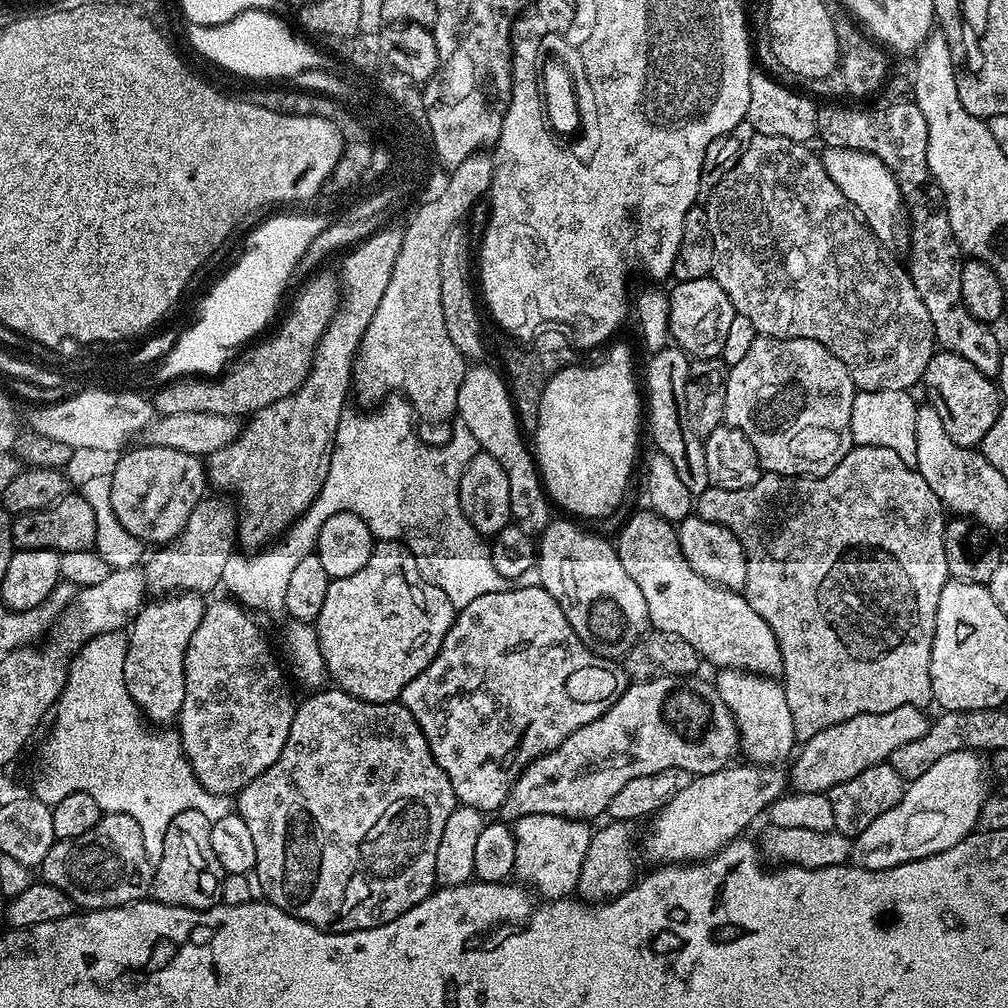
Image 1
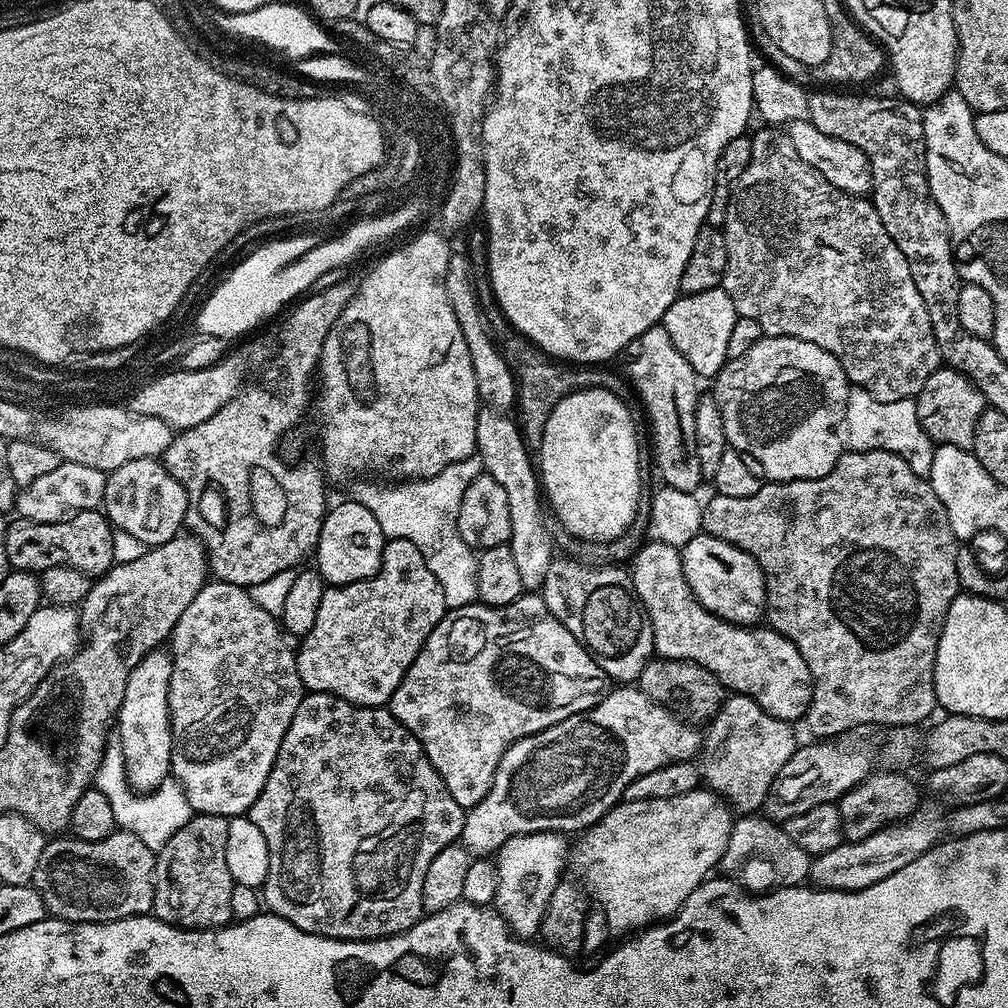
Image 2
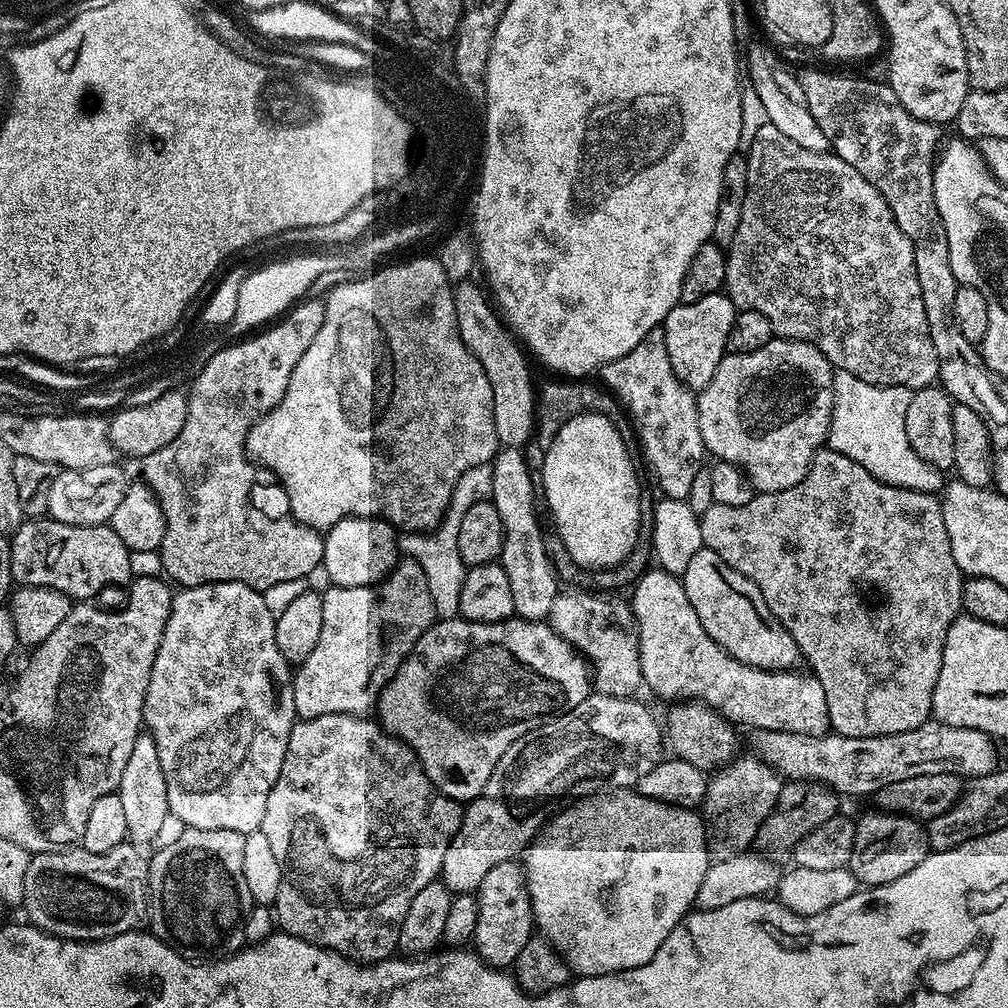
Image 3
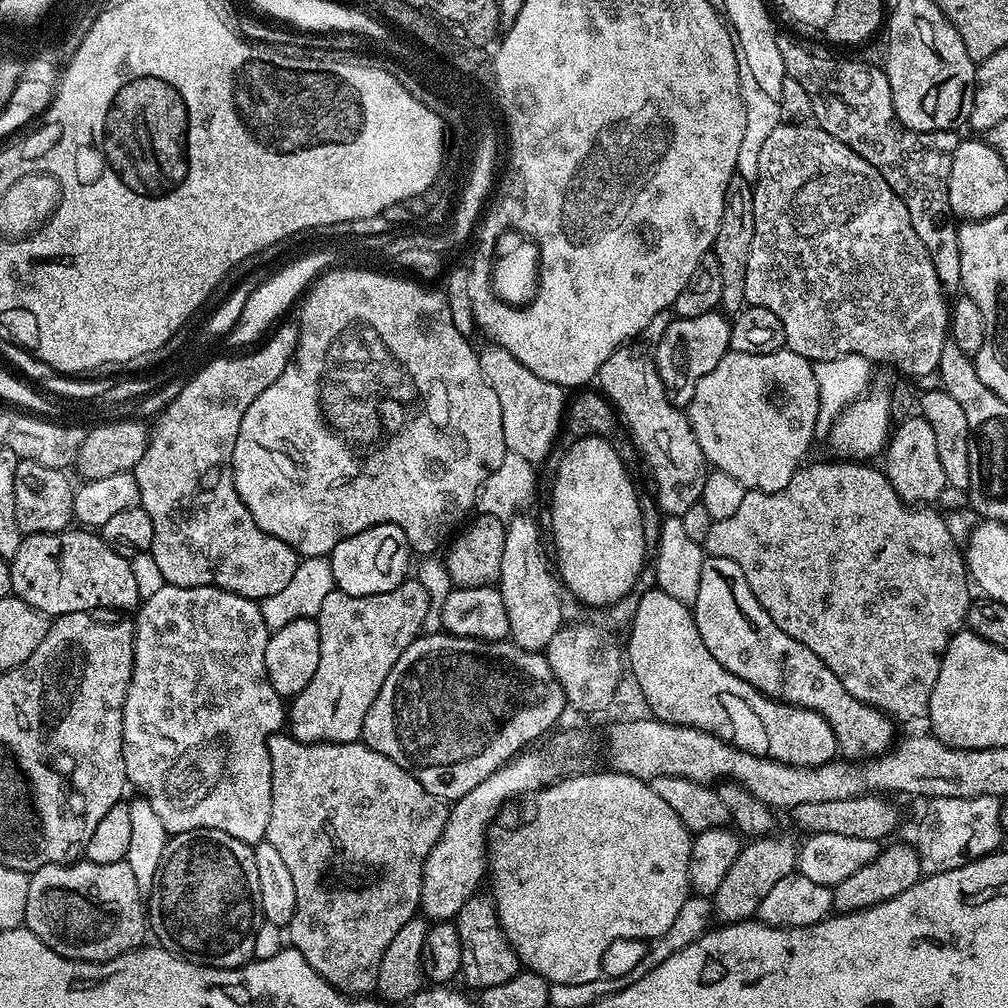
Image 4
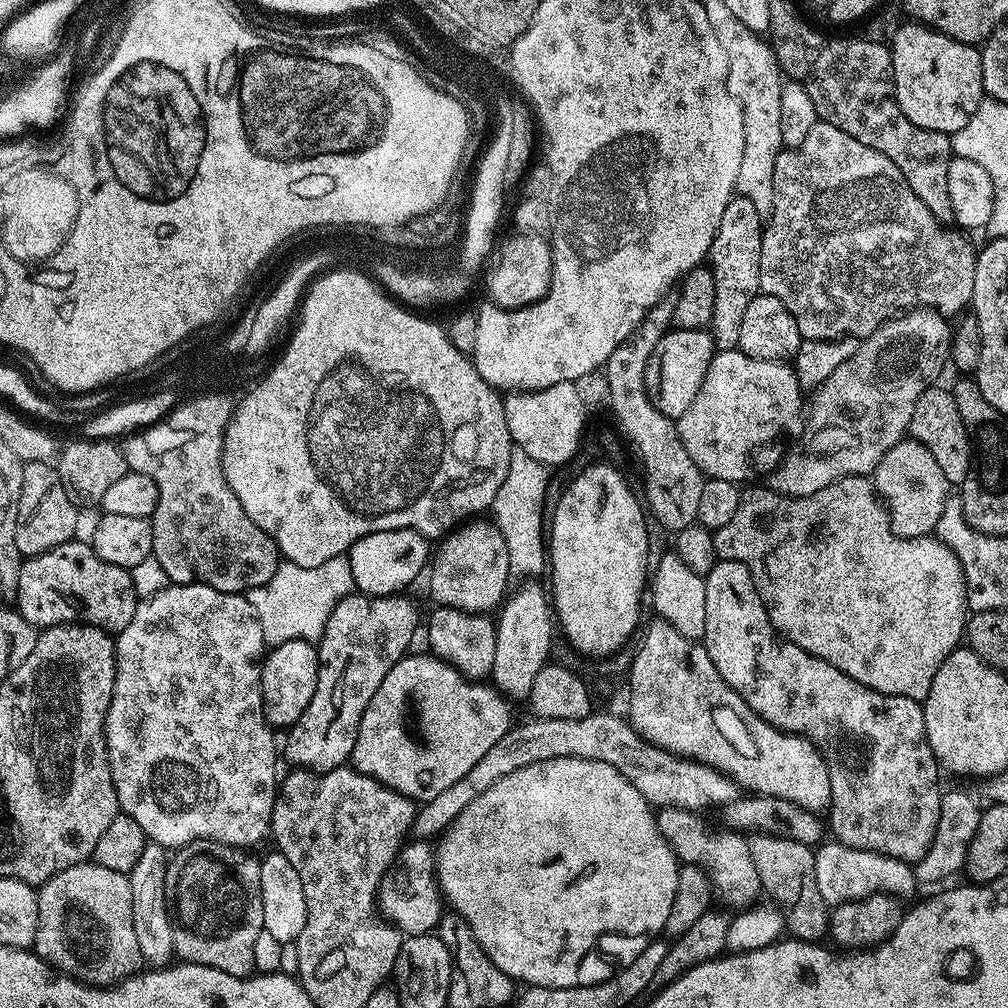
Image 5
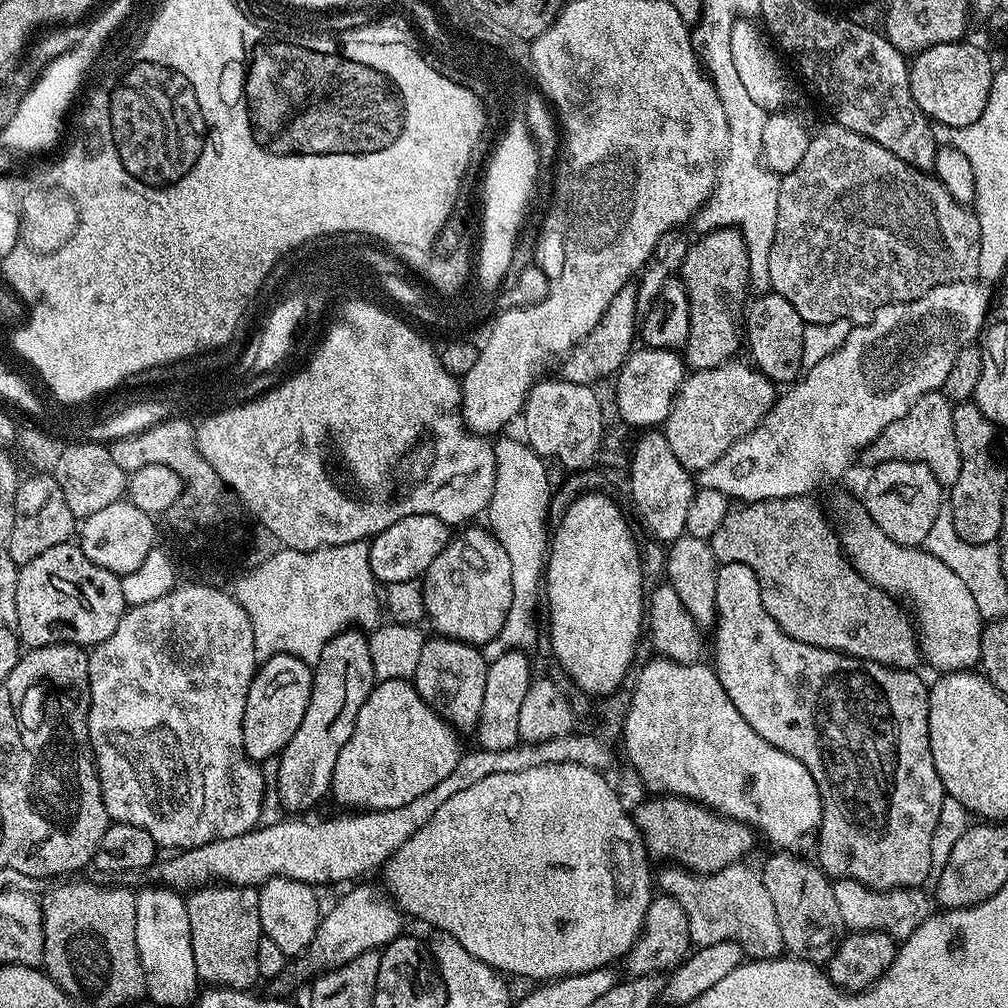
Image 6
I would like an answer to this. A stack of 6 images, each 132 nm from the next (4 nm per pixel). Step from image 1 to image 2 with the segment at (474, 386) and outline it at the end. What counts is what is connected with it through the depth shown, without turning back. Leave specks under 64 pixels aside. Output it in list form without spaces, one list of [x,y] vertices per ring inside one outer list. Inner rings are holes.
[[[491,406],[481,407],[480,413],[478,414],[478,426],[476,427],[476,452],[482,458],[484,463],[484,470],[487,475],[494,478],[494,482],[498,482],[498,486],[502,486],[502,490],[506,490],[506,506],[510,506],[510,530],[512,531],[512,538],[508,541],[507,546],[514,554],[514,563],[516,569],[518,570],[519,577],[522,578],[522,586],[525,590],[540,590],[544,587],[544,579],[546,578],[546,570],[550,570],[554,559],[554,553],[552,553],[552,536],[548,533],[548,524],[544,521],[544,512],[540,509],[540,500],[542,504],[542,485],[538,479],[537,469],[534,467],[534,460],[528,457],[528,452],[530,452],[529,445],[525,444],[524,436],[521,434],[517,421],[513,419],[511,415],[505,414],[503,412],[496,411],[495,408]]]

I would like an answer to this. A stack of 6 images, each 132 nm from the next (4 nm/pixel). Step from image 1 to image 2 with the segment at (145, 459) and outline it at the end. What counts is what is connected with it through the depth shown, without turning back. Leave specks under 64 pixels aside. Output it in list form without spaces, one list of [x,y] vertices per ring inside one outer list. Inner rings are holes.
[[[134,458],[107,473],[102,511],[113,529],[134,534],[138,542],[155,546],[181,535],[188,509],[186,490],[157,458]]]

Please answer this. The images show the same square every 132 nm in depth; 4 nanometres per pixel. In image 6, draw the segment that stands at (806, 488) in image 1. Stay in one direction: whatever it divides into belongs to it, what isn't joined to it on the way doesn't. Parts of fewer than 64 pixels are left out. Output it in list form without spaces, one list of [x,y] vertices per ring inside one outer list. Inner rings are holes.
[[[811,495],[806,496],[787,496],[786,498],[778,498],[777,500],[754,500],[751,502],[740,502],[735,506],[729,507],[726,518],[722,518],[722,526],[718,526],[718,530],[714,530],[712,539],[712,552],[716,555],[720,564],[729,564],[730,562],[742,562],[746,566],[750,566],[750,570],[754,570],[756,581],[760,587],[762,594],[762,606],[766,606],[766,614],[770,614],[770,618],[774,618],[774,622],[778,622],[778,626],[790,638],[794,638],[798,642],[806,642],[810,646],[818,646],[825,648],[831,652],[841,652],[842,655],[853,656],[856,659],[869,660],[870,662],[880,663],[886,668],[907,668],[909,670],[917,667],[921,663],[920,645],[914,627],[914,621],[906,611],[905,605],[897,600],[895,596],[891,596],[889,592],[882,591],[878,586],[874,586],[866,579],[857,568],[848,560],[844,548],[840,544],[840,537],[837,529],[834,527],[833,521],[812,501]]]

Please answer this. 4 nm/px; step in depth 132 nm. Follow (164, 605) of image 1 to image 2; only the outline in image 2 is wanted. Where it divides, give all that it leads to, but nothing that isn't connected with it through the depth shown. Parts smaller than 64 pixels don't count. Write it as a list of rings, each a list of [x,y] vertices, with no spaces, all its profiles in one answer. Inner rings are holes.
[[[157,650],[146,654],[146,658],[130,670],[130,678],[126,682],[126,694],[118,713],[118,747],[124,759],[128,784],[137,794],[153,792],[172,771],[172,723],[168,705],[171,673],[171,655]]]

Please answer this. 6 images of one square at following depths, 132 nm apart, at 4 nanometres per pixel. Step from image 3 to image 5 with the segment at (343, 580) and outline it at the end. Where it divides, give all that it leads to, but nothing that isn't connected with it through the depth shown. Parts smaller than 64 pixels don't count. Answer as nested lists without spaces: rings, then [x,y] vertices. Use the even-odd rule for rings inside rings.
[[[399,528],[398,530],[382,530],[381,532],[375,532],[374,534],[366,534],[366,538],[358,538],[358,542],[354,542],[352,547],[348,549],[346,555],[348,561],[350,562],[350,580],[351,583],[356,583],[355,591],[357,593],[366,595],[366,596],[391,596],[393,594],[399,593],[401,590],[404,590],[404,587],[411,585],[413,581],[417,579],[421,575],[420,572],[425,571],[426,565],[430,560],[430,548],[428,552],[428,544],[430,544],[429,537],[422,535],[421,532],[415,532],[412,528]]]

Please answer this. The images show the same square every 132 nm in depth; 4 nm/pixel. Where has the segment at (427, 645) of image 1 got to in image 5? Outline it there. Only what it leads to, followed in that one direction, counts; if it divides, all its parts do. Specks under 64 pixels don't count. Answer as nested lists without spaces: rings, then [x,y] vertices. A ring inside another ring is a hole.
[[[404,594],[351,595],[342,597],[333,606],[324,624],[324,633],[318,639],[320,665],[314,698],[302,710],[302,718],[287,729],[288,741],[282,744],[283,759],[285,756],[300,770],[319,774],[345,767],[351,761],[358,726],[370,698],[378,694],[382,678],[409,651],[408,643],[416,632],[416,623],[422,620]]]

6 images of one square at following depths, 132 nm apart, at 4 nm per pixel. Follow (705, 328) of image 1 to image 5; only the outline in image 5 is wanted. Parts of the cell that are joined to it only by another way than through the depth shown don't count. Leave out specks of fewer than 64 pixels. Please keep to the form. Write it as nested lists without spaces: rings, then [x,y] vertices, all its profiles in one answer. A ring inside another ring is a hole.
[[[678,328],[665,331],[644,367],[644,387],[656,409],[663,416],[679,418],[694,400],[698,386],[714,355],[712,336],[704,328]]]

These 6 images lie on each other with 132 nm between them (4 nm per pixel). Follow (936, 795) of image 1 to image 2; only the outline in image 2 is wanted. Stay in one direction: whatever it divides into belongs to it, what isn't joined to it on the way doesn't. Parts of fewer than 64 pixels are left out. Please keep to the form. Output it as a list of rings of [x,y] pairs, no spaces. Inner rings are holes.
[[[921,803],[913,816],[903,822],[889,824],[870,838],[842,842],[834,846],[834,850],[826,850],[826,854],[813,859],[812,868],[808,871],[808,880],[817,888],[835,892],[857,892],[866,886],[874,886],[874,882],[882,882],[882,878],[890,878],[898,870],[902,870],[902,866],[910,866],[914,858],[926,854],[935,844],[941,843],[945,835],[945,809],[939,803],[931,803]]]

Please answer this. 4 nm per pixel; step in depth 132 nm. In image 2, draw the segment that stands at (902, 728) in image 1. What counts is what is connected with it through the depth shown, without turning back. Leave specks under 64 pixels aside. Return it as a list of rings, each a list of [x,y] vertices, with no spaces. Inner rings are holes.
[[[825,739],[797,747],[795,754],[786,762],[783,774],[772,783],[768,796],[764,800],[763,815],[773,822],[783,822],[806,810],[814,810],[819,804],[839,801],[841,796],[854,786],[868,779],[873,771],[872,760],[860,748],[847,744],[847,739]]]

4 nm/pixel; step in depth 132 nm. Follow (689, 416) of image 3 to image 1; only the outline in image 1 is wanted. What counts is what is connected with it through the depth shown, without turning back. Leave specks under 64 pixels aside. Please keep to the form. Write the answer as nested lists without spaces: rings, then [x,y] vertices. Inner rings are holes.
[[[665,346],[651,353],[648,360],[648,392],[646,388],[646,424],[652,427],[655,451],[666,454],[674,466],[678,479],[690,490],[692,497],[698,497],[709,488],[706,474],[704,442],[690,430],[686,418],[686,382],[690,357],[675,346]]]

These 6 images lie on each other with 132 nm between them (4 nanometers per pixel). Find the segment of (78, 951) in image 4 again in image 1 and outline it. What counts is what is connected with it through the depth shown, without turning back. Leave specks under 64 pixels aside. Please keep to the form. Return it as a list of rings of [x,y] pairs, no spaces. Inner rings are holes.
[[[110,812],[86,834],[69,840],[57,840],[50,854],[39,864],[43,883],[58,886],[80,910],[117,908],[134,904],[149,895],[154,883],[154,861],[142,838],[142,826],[130,814]]]

